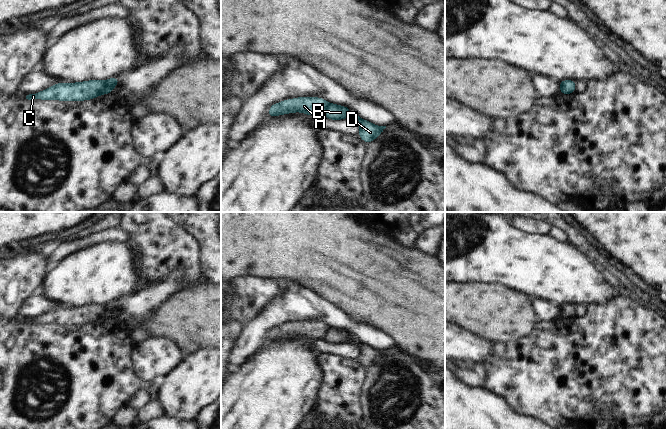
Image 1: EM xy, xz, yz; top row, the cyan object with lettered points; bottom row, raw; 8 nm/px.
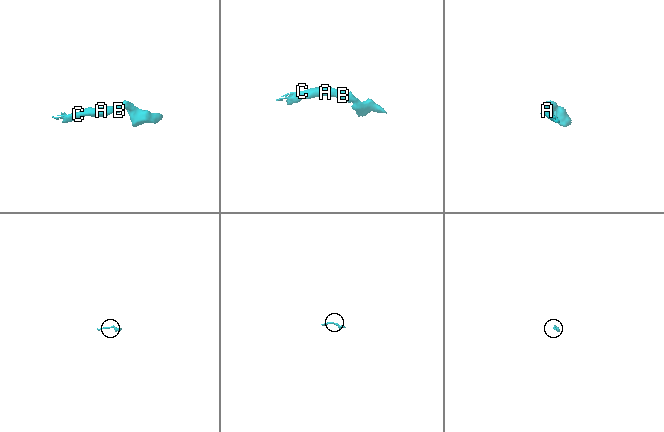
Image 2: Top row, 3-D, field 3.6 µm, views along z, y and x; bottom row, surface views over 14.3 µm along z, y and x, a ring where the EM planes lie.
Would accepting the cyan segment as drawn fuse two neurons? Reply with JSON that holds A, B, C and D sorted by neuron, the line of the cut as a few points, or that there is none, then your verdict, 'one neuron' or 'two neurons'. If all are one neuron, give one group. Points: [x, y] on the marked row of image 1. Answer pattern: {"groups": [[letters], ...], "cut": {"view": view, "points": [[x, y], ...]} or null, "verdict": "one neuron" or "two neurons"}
{"groups": [["A", "C"], ["B", "D"]], "cut": {"view": "xz", "points": [[329, 103], [323, 114]]}, "verdict": "two neurons"}

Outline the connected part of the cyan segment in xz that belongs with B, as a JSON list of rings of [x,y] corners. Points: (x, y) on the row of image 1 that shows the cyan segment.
[[[329,104],[324,116],[331,120],[342,120],[351,116],[351,110],[348,107],[338,104]]]

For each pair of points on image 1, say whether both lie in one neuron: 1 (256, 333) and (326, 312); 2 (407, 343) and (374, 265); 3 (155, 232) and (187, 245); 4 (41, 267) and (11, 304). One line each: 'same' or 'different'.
1: same
2: same
3: same
4: same

